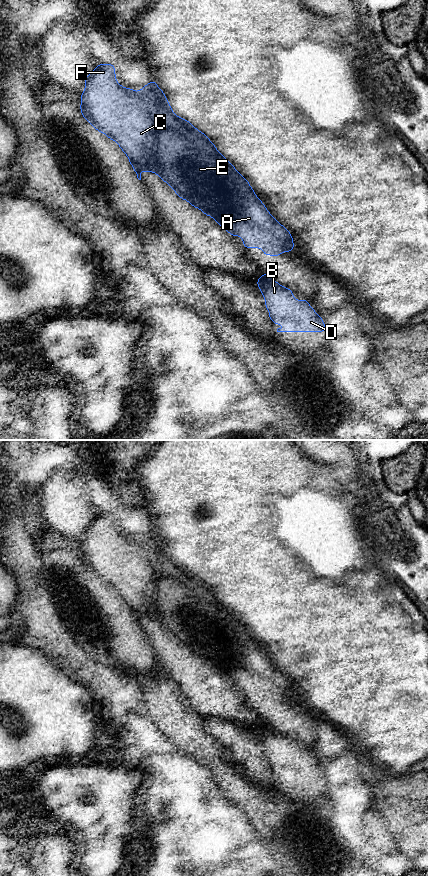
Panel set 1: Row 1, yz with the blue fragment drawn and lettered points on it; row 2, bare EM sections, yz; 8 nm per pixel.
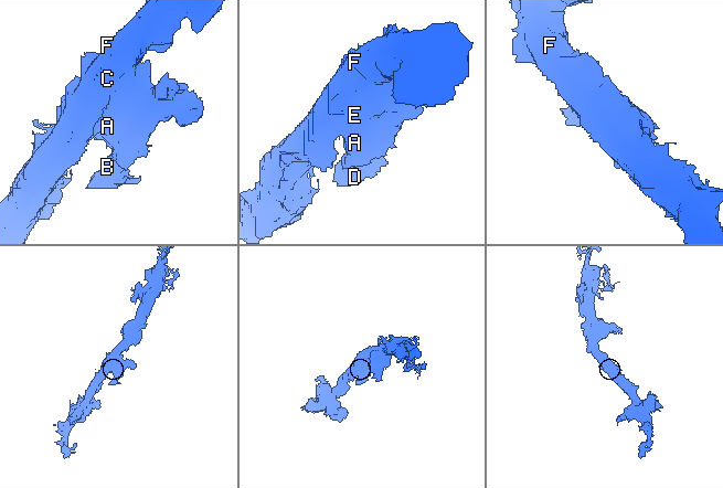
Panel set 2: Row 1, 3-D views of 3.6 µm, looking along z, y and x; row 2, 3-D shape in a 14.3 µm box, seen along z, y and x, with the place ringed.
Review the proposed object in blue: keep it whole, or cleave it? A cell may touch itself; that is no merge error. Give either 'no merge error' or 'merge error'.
merge error

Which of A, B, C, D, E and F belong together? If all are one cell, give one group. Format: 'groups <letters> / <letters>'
groups A C E F / B D

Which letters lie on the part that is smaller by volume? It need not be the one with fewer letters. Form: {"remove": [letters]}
{"remove": ["B", "D"]}

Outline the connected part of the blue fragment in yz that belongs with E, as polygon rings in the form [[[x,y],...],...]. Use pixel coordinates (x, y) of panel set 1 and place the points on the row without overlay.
[[[99,512],[86,526],[85,526],[85,539],[81,542],[81,563],[97,577],[98,580],[103,580],[110,588],[116,588],[119,595],[129,605],[129,611],[133,613],[133,618],[137,621],[137,626],[141,628],[141,618],[146,620],[155,620],[162,628],[164,628],[182,648],[188,648],[194,656],[200,656],[206,664],[212,664],[218,672],[221,673],[232,684],[242,684],[245,676],[262,676],[263,673],[271,667],[274,667],[265,653],[255,643],[254,638],[249,633],[246,626],[233,615],[233,613],[226,608],[226,606],[217,599],[217,596],[210,587],[202,580],[198,579],[189,568],[183,568],[180,564],[173,562],[173,557],[169,554],[169,549],[165,546],[165,541],[157,534],[156,529],[149,530],[142,538],[135,540],[131,536],[124,536],[116,529],[115,513],[113,512]]]

